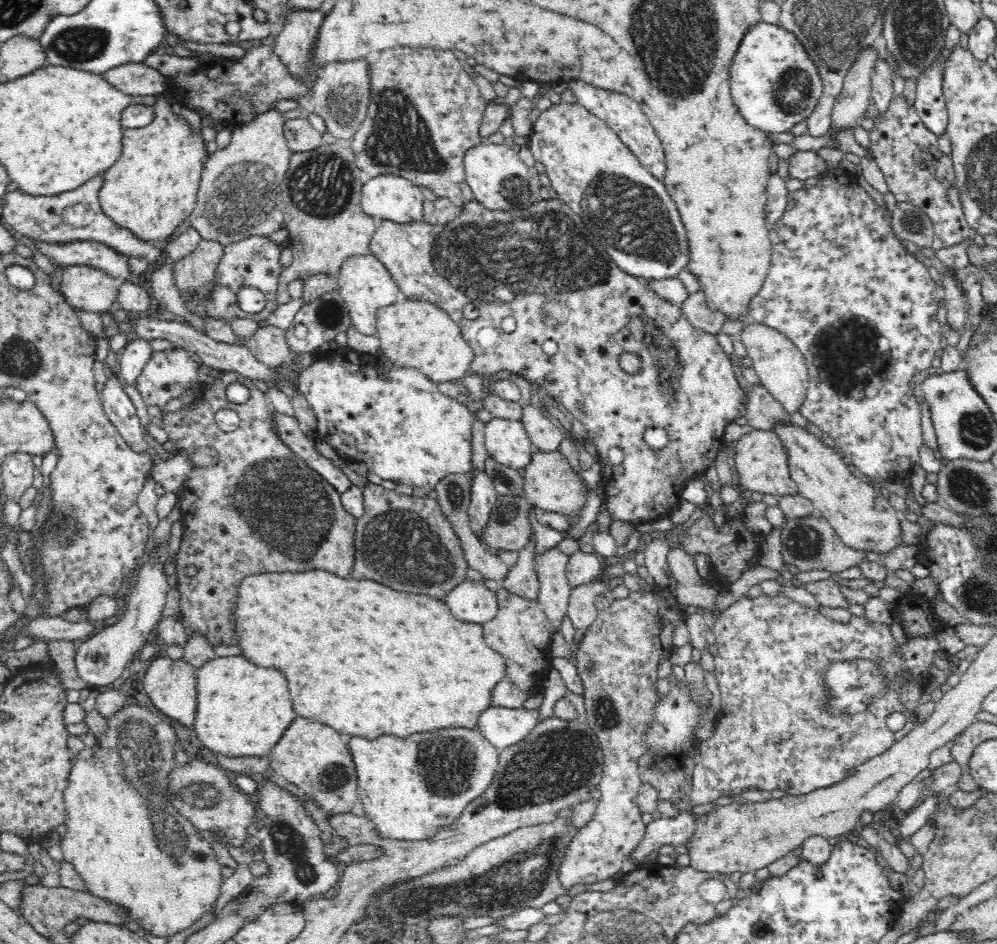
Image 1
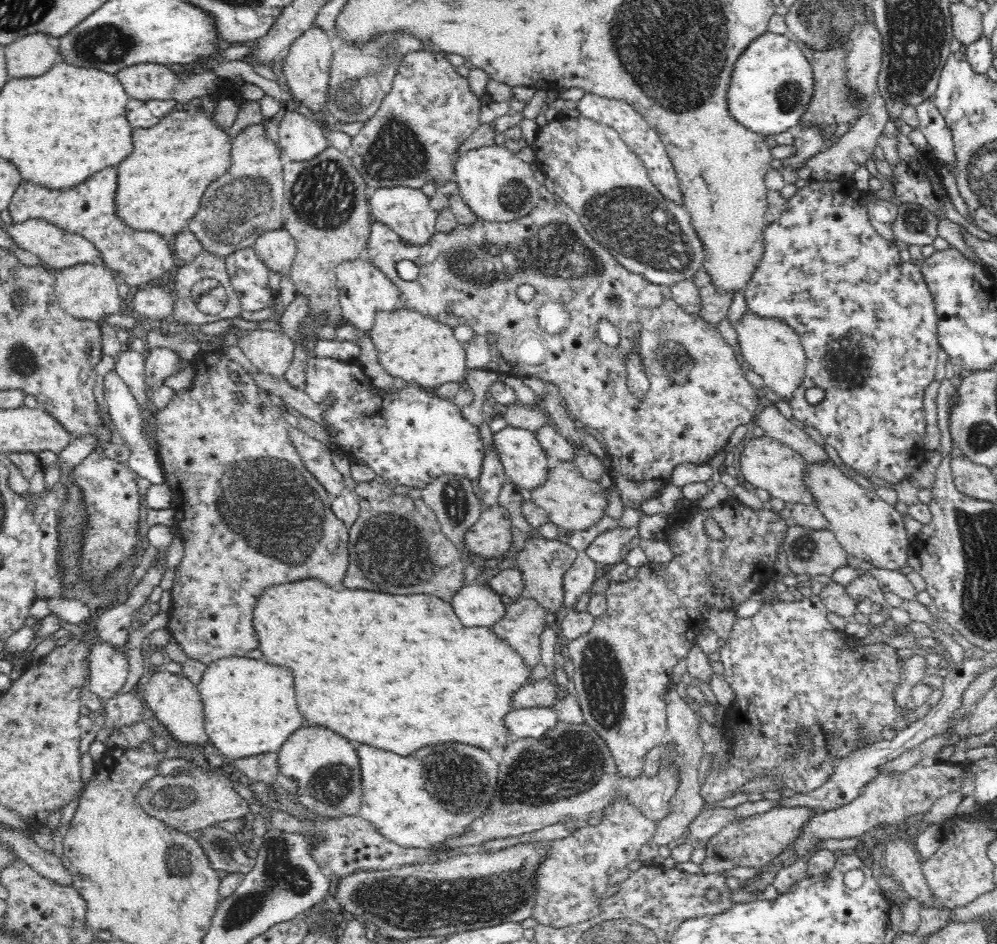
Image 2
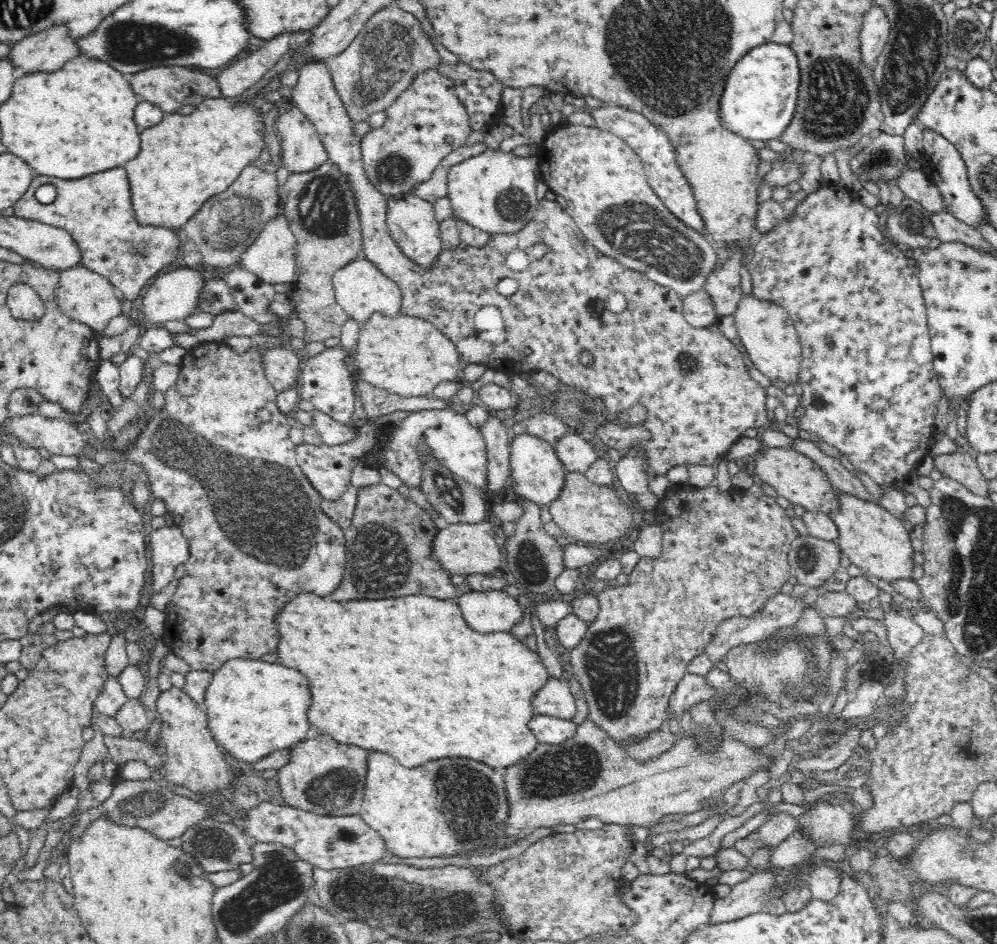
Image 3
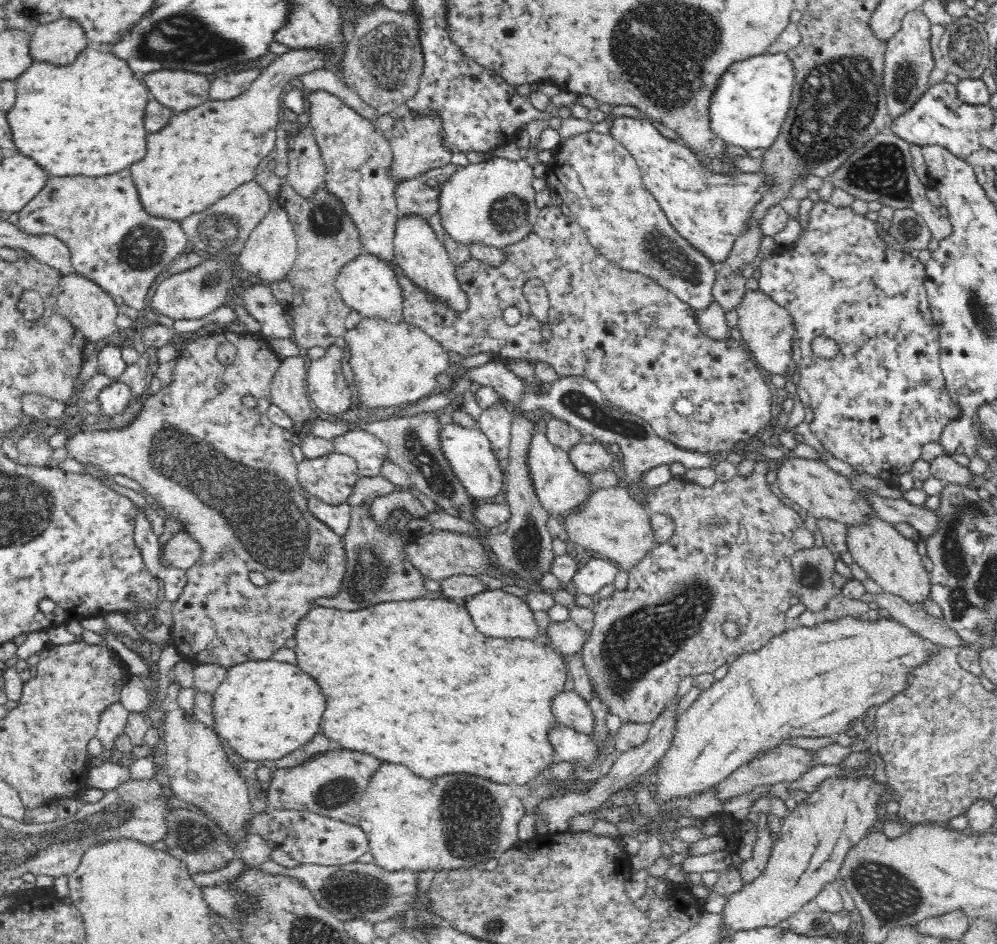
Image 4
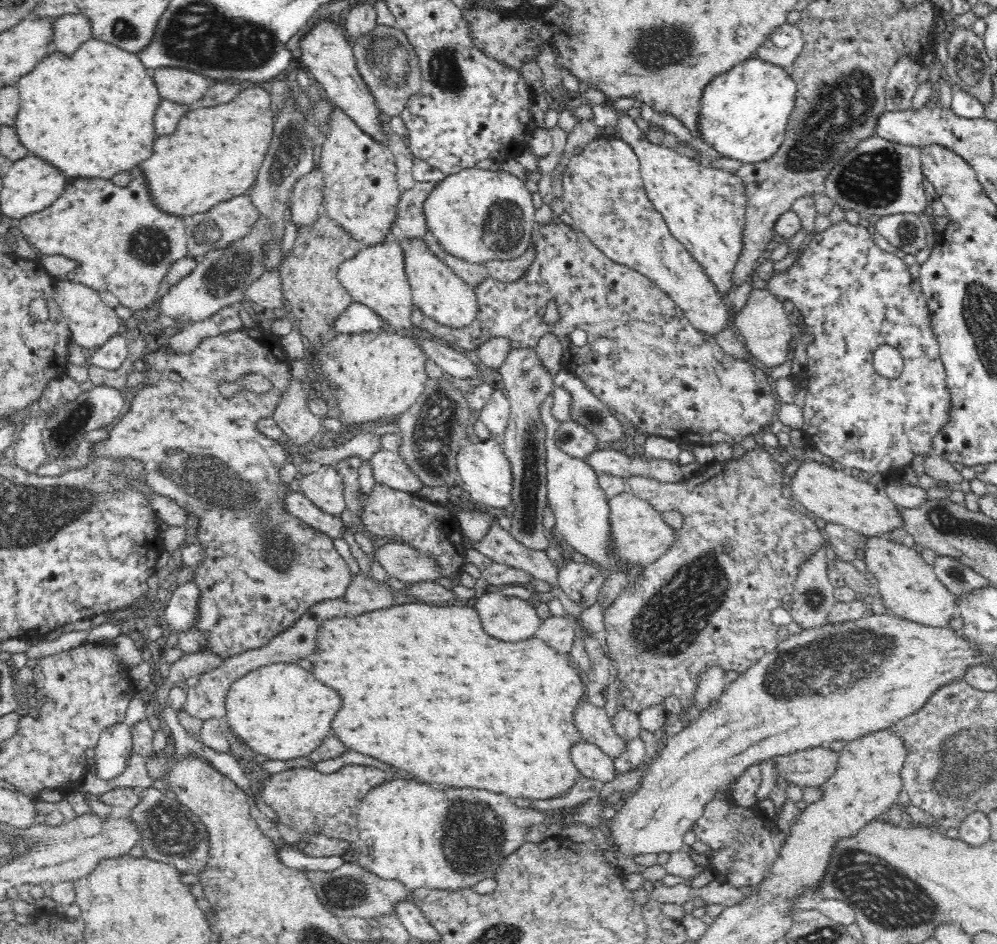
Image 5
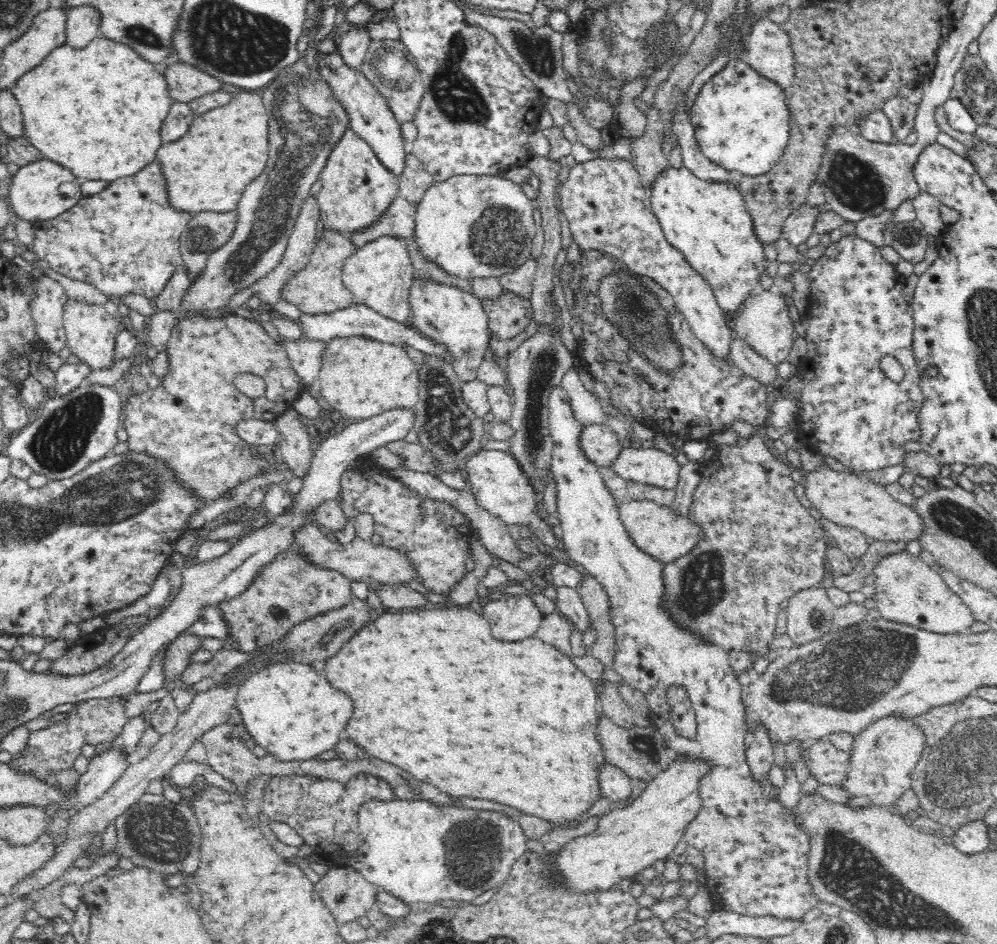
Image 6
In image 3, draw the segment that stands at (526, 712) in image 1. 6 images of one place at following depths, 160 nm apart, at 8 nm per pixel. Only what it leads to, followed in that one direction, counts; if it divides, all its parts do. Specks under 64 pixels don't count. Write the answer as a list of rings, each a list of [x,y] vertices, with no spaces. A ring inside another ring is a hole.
[[[534,715],[528,726],[540,743],[557,745],[575,735],[577,724],[552,716]]]

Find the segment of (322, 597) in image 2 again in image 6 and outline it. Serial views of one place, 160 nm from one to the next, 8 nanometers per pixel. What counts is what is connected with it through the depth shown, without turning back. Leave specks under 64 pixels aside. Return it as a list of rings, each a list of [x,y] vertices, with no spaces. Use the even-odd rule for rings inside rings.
[[[442,606],[436,610],[383,614],[374,622],[364,624],[332,658],[326,660],[324,674],[334,688],[344,690],[354,700],[354,716],[346,728],[348,738],[352,738],[374,758],[399,766],[414,778],[442,788],[442,792],[446,794],[460,796],[460,799],[478,798],[502,803],[516,808],[520,814],[540,817],[550,826],[577,822],[603,796],[599,770],[606,764],[606,757],[597,733],[597,724],[604,714],[594,681],[576,667],[567,653],[535,636],[518,642],[504,642],[494,638],[489,622],[471,608]]]

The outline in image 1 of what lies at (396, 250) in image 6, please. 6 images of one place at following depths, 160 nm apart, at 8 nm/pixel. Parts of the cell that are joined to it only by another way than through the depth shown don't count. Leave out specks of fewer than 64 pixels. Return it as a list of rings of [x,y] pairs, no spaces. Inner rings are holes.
[[[354,255],[342,262],[339,273],[336,276],[336,292],[344,299],[348,307],[348,314],[354,328],[366,334],[376,336],[377,310],[380,307],[390,306],[403,300],[403,296],[394,282],[388,269],[374,257],[374,255]]]

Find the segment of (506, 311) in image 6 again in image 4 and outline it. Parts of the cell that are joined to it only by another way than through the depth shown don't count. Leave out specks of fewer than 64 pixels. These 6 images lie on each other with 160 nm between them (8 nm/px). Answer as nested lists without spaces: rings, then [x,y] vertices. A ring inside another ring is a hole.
[[[547,206],[540,209],[539,220],[532,230],[516,244],[507,246],[503,249],[507,261],[502,263],[499,267],[490,267],[474,258],[470,259],[463,267],[455,269],[456,278],[460,281],[462,290],[468,295],[469,307],[461,313],[452,311],[450,307],[444,303],[434,299],[432,295],[422,291],[420,287],[412,285],[412,281],[402,274],[396,266],[397,275],[399,276],[399,283],[403,292],[403,318],[410,325],[424,331],[430,338],[440,343],[449,353],[454,354],[456,358],[461,359],[472,354],[480,352],[493,352],[496,354],[496,360],[504,360],[506,358],[523,358],[532,363],[540,360],[552,365],[552,368],[563,378],[565,376],[584,376],[590,382],[594,383],[604,395],[606,401],[610,402],[615,408],[622,409],[629,414],[634,414],[639,418],[644,419],[653,428],[654,433],[662,439],[668,440],[680,449],[690,451],[698,451],[704,453],[717,453],[717,459],[726,455],[733,446],[740,442],[749,440],[758,436],[765,427],[770,423],[775,414],[775,390],[771,387],[768,381],[768,376],[759,367],[751,351],[745,347],[742,341],[734,339],[732,336],[723,341],[717,341],[710,338],[707,334],[701,331],[700,326],[696,322],[696,313],[694,309],[676,298],[674,293],[666,290],[664,287],[658,285],[651,278],[640,274],[639,272],[632,272],[617,265],[614,261],[609,261],[605,256],[602,256],[591,244],[586,236],[586,233],[580,228],[572,217],[566,218],[562,214],[562,210],[556,206]],[[531,278],[539,278],[544,286],[547,288],[549,298],[548,316],[545,323],[541,323],[530,311],[528,301],[524,297],[522,288],[524,284]],[[509,306],[518,308],[521,312],[520,321],[514,326],[507,325],[502,319],[502,312]]]

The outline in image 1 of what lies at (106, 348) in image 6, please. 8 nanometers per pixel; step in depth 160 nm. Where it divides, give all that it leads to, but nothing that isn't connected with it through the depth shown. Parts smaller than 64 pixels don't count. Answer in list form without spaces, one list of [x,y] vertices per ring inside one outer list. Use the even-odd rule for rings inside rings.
[[[88,265],[66,267],[59,282],[61,293],[74,310],[108,312],[114,308],[121,281]]]

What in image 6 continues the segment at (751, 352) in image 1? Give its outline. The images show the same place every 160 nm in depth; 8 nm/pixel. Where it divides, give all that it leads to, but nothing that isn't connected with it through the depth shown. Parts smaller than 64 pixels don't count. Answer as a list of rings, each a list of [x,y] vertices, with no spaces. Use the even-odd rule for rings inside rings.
[[[774,289],[750,294],[731,321],[731,327],[735,337],[743,339],[760,356],[767,358],[770,362],[778,365],[788,360],[788,354],[795,341],[794,321],[788,313],[786,299]]]

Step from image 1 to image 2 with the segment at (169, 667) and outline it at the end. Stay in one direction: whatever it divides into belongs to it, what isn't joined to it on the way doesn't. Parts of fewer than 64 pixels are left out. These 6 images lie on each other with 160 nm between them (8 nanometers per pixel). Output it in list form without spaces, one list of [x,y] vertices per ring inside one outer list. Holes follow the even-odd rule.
[[[169,671],[156,672],[141,689],[147,706],[168,730],[172,739],[186,747],[202,747],[208,742],[204,732],[204,707],[197,686],[188,677]]]

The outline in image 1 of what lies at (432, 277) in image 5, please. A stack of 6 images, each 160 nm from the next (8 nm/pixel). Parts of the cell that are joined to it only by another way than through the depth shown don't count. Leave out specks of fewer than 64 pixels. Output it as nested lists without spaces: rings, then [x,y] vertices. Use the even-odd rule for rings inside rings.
[[[400,175],[366,178],[361,193],[361,205],[367,216],[398,224],[424,222],[424,195]]]

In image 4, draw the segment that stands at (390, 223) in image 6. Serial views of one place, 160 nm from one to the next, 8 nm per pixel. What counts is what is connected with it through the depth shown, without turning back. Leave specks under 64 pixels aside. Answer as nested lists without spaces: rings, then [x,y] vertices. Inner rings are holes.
[[[450,163],[401,181],[395,192],[400,217],[416,216],[428,223],[434,214],[439,213],[438,194],[442,183],[457,169],[456,165]]]

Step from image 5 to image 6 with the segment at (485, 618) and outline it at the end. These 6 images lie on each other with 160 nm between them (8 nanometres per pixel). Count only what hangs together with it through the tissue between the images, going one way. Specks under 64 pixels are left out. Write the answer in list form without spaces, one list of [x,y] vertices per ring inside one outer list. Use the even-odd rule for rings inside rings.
[[[526,594],[483,603],[482,614],[491,626],[493,637],[504,642],[534,637],[543,619],[536,603]]]

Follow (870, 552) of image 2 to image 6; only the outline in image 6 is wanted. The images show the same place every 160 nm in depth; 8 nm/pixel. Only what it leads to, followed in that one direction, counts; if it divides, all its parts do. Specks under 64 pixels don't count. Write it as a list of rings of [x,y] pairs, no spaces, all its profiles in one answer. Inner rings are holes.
[[[905,551],[900,554],[890,554],[880,560],[872,573],[875,575],[873,587],[875,588],[875,603],[882,618],[896,622],[896,625],[903,624],[926,630],[933,633],[960,634],[970,632],[971,626],[978,622],[973,612],[962,602],[962,599],[944,582],[944,579],[934,570],[933,567],[925,564],[919,557],[907,554]]]

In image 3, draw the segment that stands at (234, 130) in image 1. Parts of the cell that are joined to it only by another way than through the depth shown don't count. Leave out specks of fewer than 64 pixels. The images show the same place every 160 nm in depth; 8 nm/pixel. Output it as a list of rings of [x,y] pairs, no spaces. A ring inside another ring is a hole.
[[[250,165],[224,192],[209,198],[180,228],[184,229],[188,240],[196,243],[204,266],[232,266],[234,262],[240,263],[241,254],[247,246],[252,246],[266,222],[280,215],[280,201],[280,190],[273,173]]]

